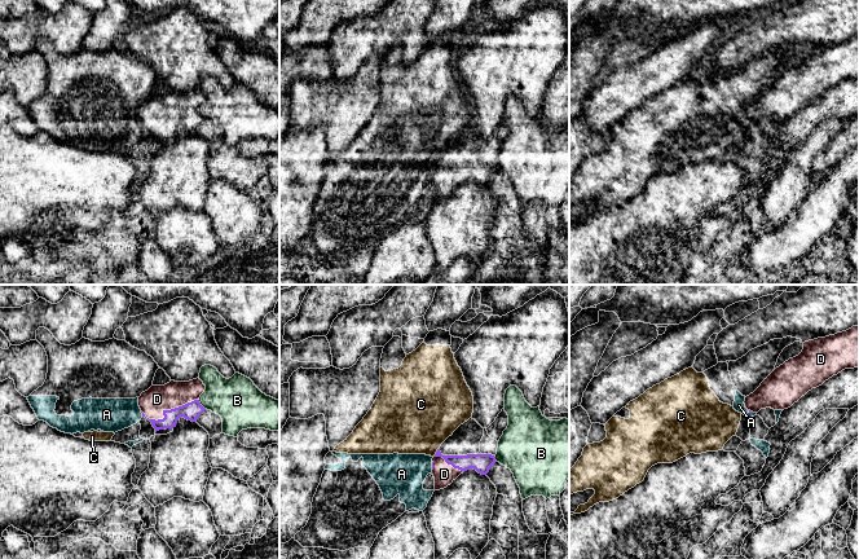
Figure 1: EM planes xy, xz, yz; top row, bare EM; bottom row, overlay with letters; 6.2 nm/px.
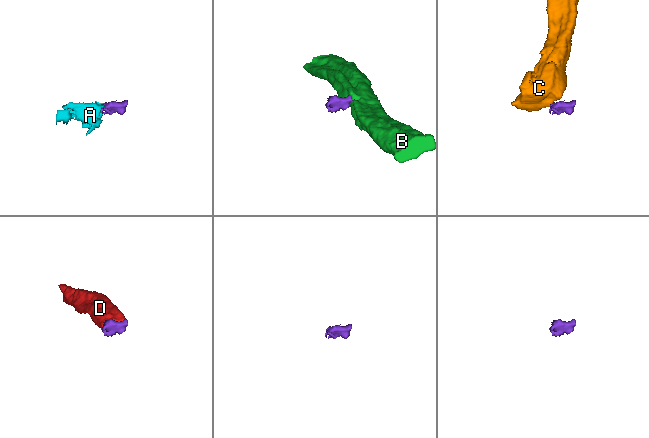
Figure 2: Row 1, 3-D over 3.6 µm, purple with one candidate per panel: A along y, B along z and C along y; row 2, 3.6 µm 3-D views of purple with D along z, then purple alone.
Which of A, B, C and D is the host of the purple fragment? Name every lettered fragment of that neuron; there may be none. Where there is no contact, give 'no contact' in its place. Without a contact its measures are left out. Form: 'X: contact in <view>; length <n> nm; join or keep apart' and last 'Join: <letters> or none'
A: contact in xz; length 50 nm; keep apart
B: contact in xy; length 80 nm; keep apart
C: contact in xz; length 50 nm; keep apart
D: contact in xy; length 360 nm; join
Join: D

